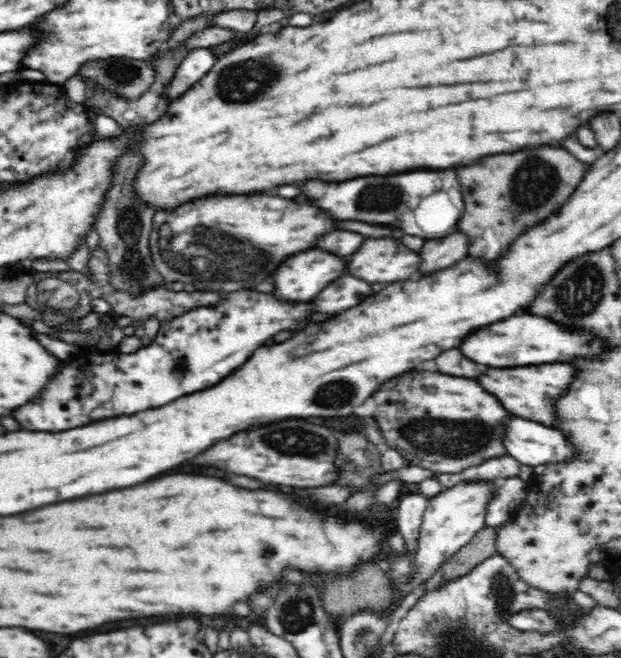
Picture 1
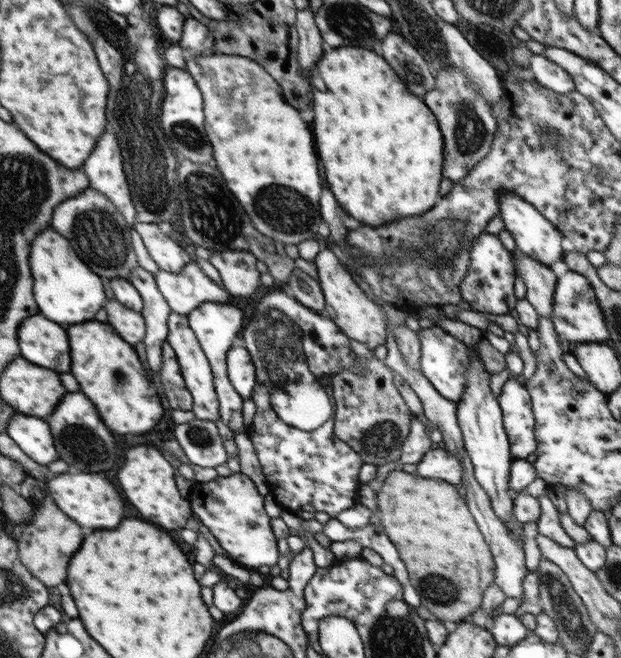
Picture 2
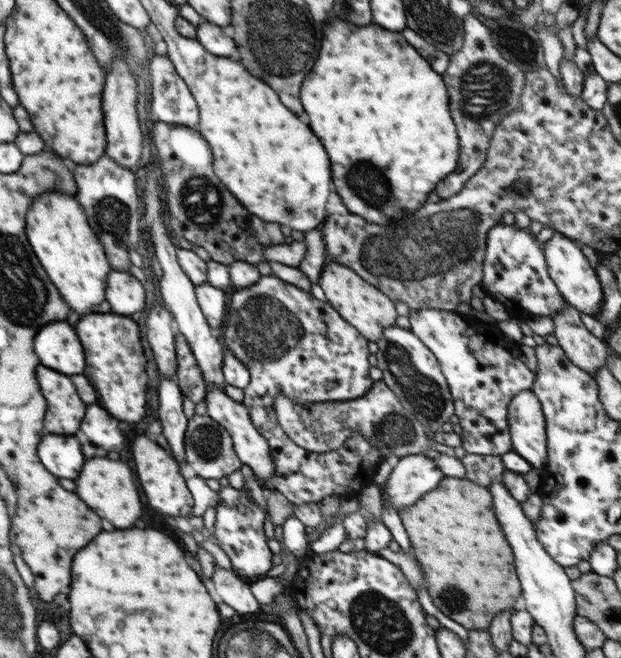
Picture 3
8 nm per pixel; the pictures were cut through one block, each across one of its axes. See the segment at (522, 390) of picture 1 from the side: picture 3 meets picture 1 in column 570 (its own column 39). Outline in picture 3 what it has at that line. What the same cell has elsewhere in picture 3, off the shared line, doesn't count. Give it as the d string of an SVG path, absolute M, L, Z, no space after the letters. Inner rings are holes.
M41 364L38 368L42 368L38 370L38 380L47 400L45 433L76 436L86 412L86 404L76 394L76 388L68 376L44 368Z

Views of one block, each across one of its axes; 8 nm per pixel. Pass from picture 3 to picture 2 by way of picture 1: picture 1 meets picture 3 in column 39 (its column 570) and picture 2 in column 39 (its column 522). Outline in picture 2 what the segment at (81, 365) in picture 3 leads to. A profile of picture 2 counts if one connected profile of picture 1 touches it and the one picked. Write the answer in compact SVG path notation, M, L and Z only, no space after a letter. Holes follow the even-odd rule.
M38 314L38 316L26 318L21 325L21 357L34 360L32 364L54 368L56 372L70 372L68 336L60 324Z

